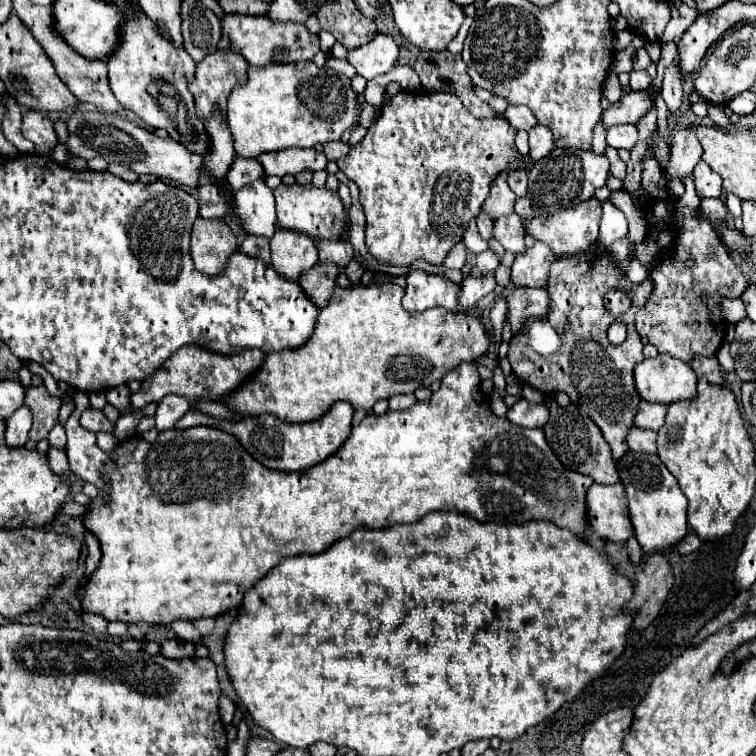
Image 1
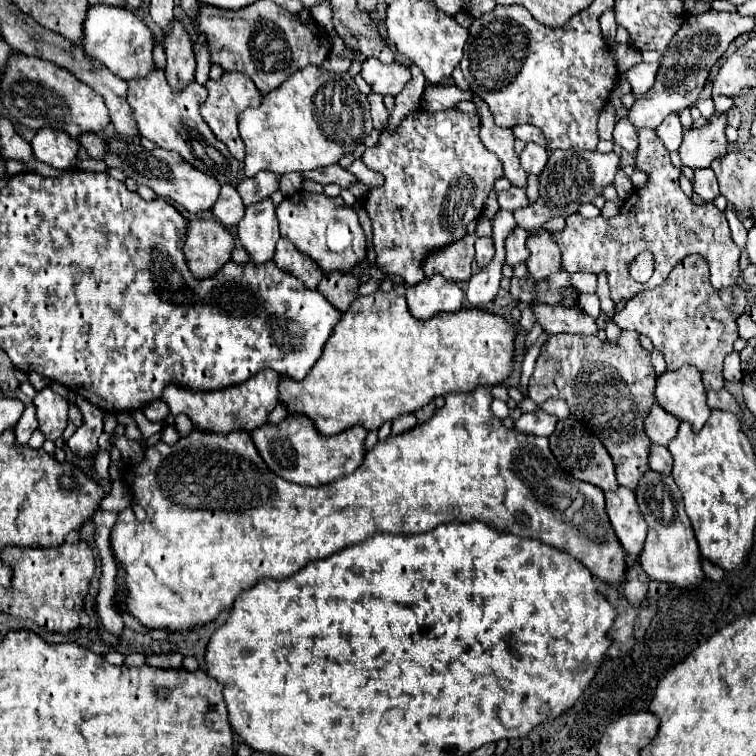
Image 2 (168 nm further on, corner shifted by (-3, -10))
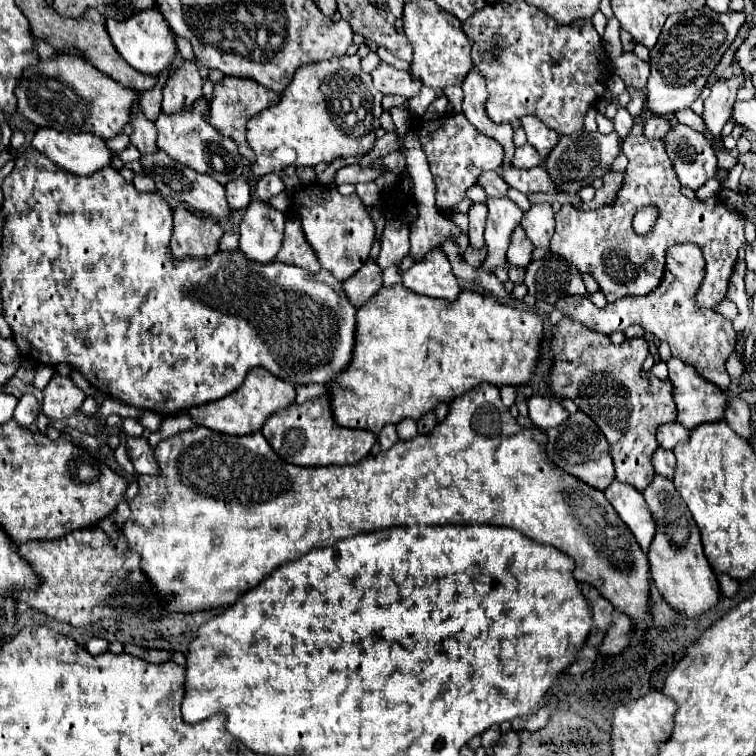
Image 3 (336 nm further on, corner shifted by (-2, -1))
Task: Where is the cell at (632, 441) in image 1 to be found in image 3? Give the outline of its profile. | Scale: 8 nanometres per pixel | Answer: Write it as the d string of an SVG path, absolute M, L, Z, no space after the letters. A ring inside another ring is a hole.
M658 447L656 453L652 455L652 465L654 465L656 473L672 479L672 475L674 475L674 465L676 465L676 457L674 457L672 451L668 451L668 449L664 449L664 447Z

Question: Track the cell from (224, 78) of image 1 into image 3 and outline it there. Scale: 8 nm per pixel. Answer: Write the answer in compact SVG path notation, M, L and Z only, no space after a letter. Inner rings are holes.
M222 77L222 81L218 81L214 85L214 95L210 101L210 121L216 129L220 129L222 135L232 137L238 145L238 151L242 157L246 157L248 161L254 161L254 151L250 149L248 141L246 141L246 121L250 117L254 117L258 111L278 103L278 95L270 89L264 89L262 85L256 85L256 81L246 79L246 77Z

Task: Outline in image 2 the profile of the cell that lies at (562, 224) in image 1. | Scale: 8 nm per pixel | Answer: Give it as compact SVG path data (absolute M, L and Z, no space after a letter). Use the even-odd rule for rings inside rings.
M649 128L639 130L639 148L637 148L637 156L635 156L635 168L641 170L641 172L645 172L649 176L649 180L647 180L647 184L643 188L635 190L633 196L629 196L623 202L623 206L621 206L621 210L619 210L617 216L613 216L609 220L603 218L603 216L597 216L593 220L585 220L579 214L571 214L567 218L567 226L563 230L559 230L559 232L553 234L553 240L561 248L561 266L569 274L575 274L575 272L601 274L601 272L605 272L607 280L609 280L609 288L611 288L611 300L615 304L619 304L621 300L633 298L637 292L651 290L651 288L659 286L669 276L669 272L671 272L673 264L677 262L677 258L685 258L687 254L701 254L707 260L709 270L711 270L711 286L715 290L723 290L727 286L737 284L737 278L739 278L737 260L739 260L741 250L731 240L731 232L729 232L725 214L719 208L715 208L713 204L697 206L697 204L693 204L691 198L687 198L683 194L683 190L679 188L679 172L681 170L671 164L669 150L665 150L665 146L661 146L661 140L657 138L655 130L649 130ZM643 250L649 250L653 254L653 258L655 258L655 272L649 278L649 282L639 284L639 282L635 282L629 276L629 262L637 254L641 254Z

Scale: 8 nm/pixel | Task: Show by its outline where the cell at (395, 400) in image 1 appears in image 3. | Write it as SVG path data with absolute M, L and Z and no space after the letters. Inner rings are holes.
M414 419L400 421L400 425L396 425L396 429L398 429L398 437L400 439L412 439L412 437L416 437L416 421Z

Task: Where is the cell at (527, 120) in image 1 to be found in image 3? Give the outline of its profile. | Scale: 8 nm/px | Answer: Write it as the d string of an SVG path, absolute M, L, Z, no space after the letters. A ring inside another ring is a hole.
M526 115L520 121L522 121L522 129L528 135L528 143L534 145L534 149L542 157L546 157L552 151L552 147L558 143L558 137L560 135L556 131L548 129L544 123L540 123L538 117L534 117L534 115Z

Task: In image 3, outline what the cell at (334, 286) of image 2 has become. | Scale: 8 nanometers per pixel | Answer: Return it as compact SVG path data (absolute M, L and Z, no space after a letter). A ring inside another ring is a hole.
M368 259L362 269L358 269L352 277L348 277L348 281L342 283L342 287L348 301L354 307L360 307L382 287L382 271L378 269L376 261Z

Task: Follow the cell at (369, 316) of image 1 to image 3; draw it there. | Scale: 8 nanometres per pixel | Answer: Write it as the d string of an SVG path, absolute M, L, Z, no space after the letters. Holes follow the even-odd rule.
M400 283L382 287L356 311L356 333L350 363L334 379L324 383L334 421L342 427L366 429L378 435L386 423L396 425L406 417L420 419L424 413L432 411L438 401L450 403L450 399L480 383L492 383L496 387L524 385L530 381L538 361L542 329L542 317L502 305L498 299L476 291L462 291L456 301L440 301L420 297Z

